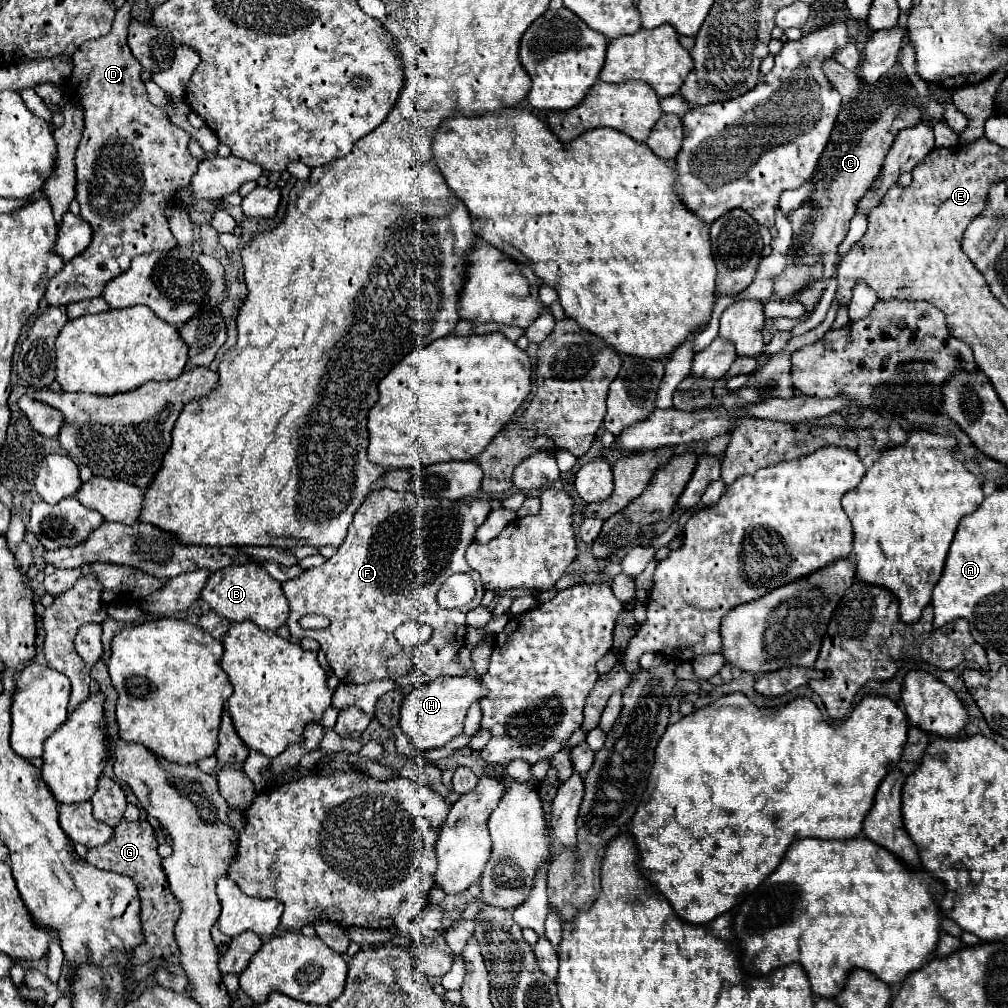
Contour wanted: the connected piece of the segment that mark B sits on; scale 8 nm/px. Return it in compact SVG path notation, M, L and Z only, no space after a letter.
M260 563L248 565L230 565L212 573L208 585L202 591L202 599L210 605L214 613L228 621L254 621L262 631L276 631L278 627L286 625L290 615L288 599L282 593L282 585L272 579Z

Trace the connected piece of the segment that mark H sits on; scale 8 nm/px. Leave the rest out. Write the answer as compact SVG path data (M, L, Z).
M472 675L438 677L430 683L416 687L404 697L400 709L400 727L416 751L422 753L422 751L436 749L462 733L464 719L470 705L480 701L484 695L486 695L486 687L480 685L478 677Z

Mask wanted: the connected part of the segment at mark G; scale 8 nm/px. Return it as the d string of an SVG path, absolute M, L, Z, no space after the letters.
M122 819L114 827L114 837L106 845L90 849L86 853L86 859L90 865L94 865L98 869L128 875L138 885L138 893L142 897L142 927L146 933L146 943L142 943L134 949L132 963L142 965L152 957L164 957L164 955L176 953L178 945L176 945L176 937L174 937L174 923L180 915L180 905L178 905L176 897L170 893L168 881L164 877L164 869L160 867L158 841L156 841L154 827L148 825L146 821L130 823L130 821Z

